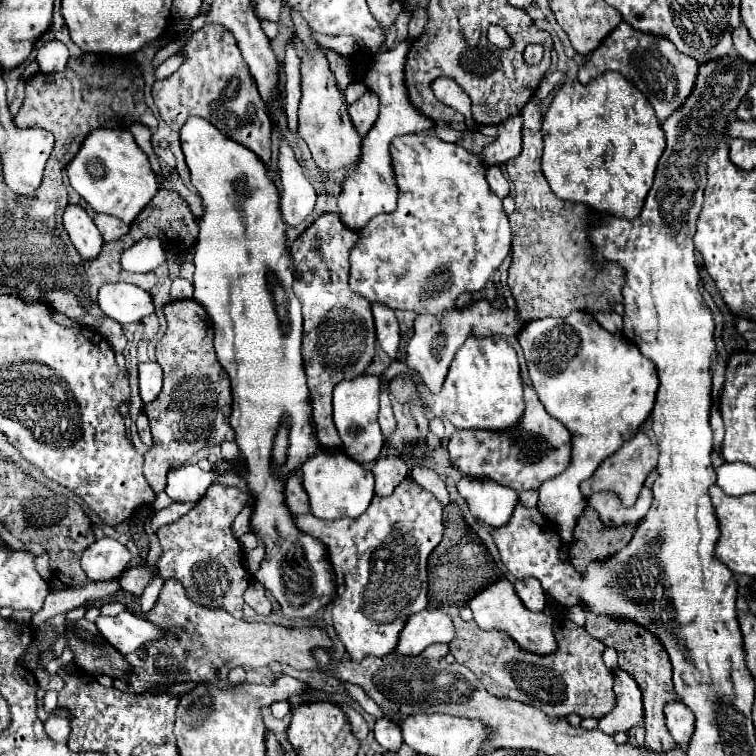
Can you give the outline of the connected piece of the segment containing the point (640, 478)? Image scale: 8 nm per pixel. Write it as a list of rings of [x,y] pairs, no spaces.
[[[639,431],[633,439],[625,441],[625,445],[623,445],[617,453],[613,453],[611,457],[607,457],[607,459],[597,467],[597,471],[593,473],[593,477],[589,477],[587,481],[581,483],[581,493],[589,499],[589,497],[591,497],[593,493],[597,493],[597,491],[607,491],[607,489],[611,489],[611,491],[617,491],[617,493],[619,493],[623,505],[631,507],[631,505],[637,501],[637,497],[639,497],[639,491],[641,491],[641,485],[643,485],[645,477],[655,469],[655,465],[657,465],[657,455],[659,455],[657,447],[649,441],[649,437],[647,437],[643,431]]]

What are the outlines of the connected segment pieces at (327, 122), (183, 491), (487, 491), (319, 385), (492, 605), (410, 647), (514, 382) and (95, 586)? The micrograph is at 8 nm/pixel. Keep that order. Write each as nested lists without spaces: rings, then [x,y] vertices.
[[[295,37],[295,45],[297,45],[299,57],[301,57],[301,89],[303,89],[303,97],[301,97],[301,103],[299,103],[299,127],[297,127],[297,135],[307,141],[307,145],[311,149],[311,155],[313,155],[315,163],[317,163],[317,167],[321,171],[341,171],[341,169],[349,169],[361,157],[361,141],[363,139],[353,129],[353,123],[349,121],[345,95],[337,89],[335,77],[333,77],[333,73],[329,69],[329,63],[327,63],[325,55],[323,53],[305,53],[303,51],[303,45],[301,45],[301,41],[297,37]]]
[[[185,465],[185,467],[177,467],[171,469],[167,473],[167,489],[165,493],[179,503],[187,503],[187,501],[199,501],[207,487],[213,483],[213,475],[215,473],[225,473],[231,471],[229,465],[221,465],[217,471],[201,471],[193,465]]]
[[[463,477],[457,489],[467,499],[471,513],[491,527],[505,525],[519,503],[517,491],[485,477]]]
[[[337,213],[317,217],[289,247],[295,281],[293,291],[303,309],[303,361],[313,405],[313,423],[323,447],[343,449],[343,441],[331,417],[331,393],[343,379],[363,375],[375,353],[375,325],[371,305],[365,297],[349,289],[349,253],[357,245],[359,233],[343,225]]]
[[[501,579],[497,583],[489,585],[477,597],[473,597],[473,601],[469,601],[469,607],[473,611],[475,623],[483,631],[503,631],[523,651],[529,651],[535,655],[551,655],[557,651],[557,641],[553,635],[553,619],[547,613],[533,613],[533,611],[525,609],[523,601],[515,593],[513,583],[509,583],[507,579]]]
[[[427,607],[419,613],[413,613],[395,645],[399,655],[419,655],[433,643],[449,643],[455,637],[455,627],[451,619],[441,613],[437,607]]]
[[[495,337],[487,339],[469,339],[457,351],[445,383],[437,395],[427,391],[421,385],[421,379],[413,373],[413,369],[401,361],[393,361],[391,367],[383,373],[387,379],[393,379],[399,373],[411,373],[411,379],[421,393],[423,403],[435,417],[445,417],[457,429],[489,429],[489,431],[509,431],[519,425],[525,413],[525,399],[523,399],[523,379],[519,373],[517,353],[515,349]]]
[[[109,581],[109,583],[85,583],[83,587],[65,587],[57,593],[49,593],[41,613],[37,613],[31,619],[31,625],[43,625],[53,615],[67,613],[67,611],[81,607],[81,605],[95,601],[95,599],[105,599],[119,589],[121,589],[119,581]]]

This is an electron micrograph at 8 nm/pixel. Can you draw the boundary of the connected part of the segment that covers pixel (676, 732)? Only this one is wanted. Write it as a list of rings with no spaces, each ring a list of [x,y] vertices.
[[[673,701],[665,707],[665,717],[673,739],[681,745],[681,749],[687,749],[687,743],[695,731],[695,717],[691,709],[681,701]]]

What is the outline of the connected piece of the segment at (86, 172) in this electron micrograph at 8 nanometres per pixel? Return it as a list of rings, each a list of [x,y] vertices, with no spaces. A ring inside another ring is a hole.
[[[95,129],[91,131],[75,159],[67,167],[71,187],[97,211],[119,217],[131,225],[135,217],[157,193],[157,177],[147,161],[147,155],[135,143],[127,129]]]

